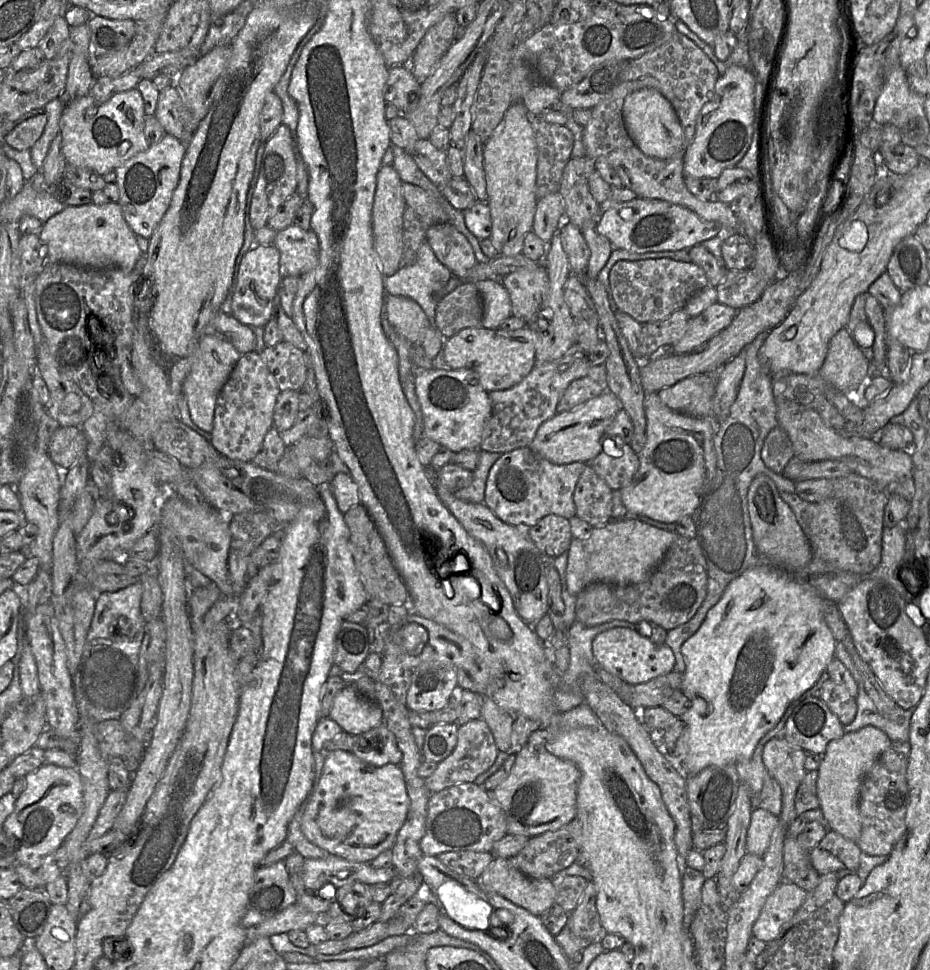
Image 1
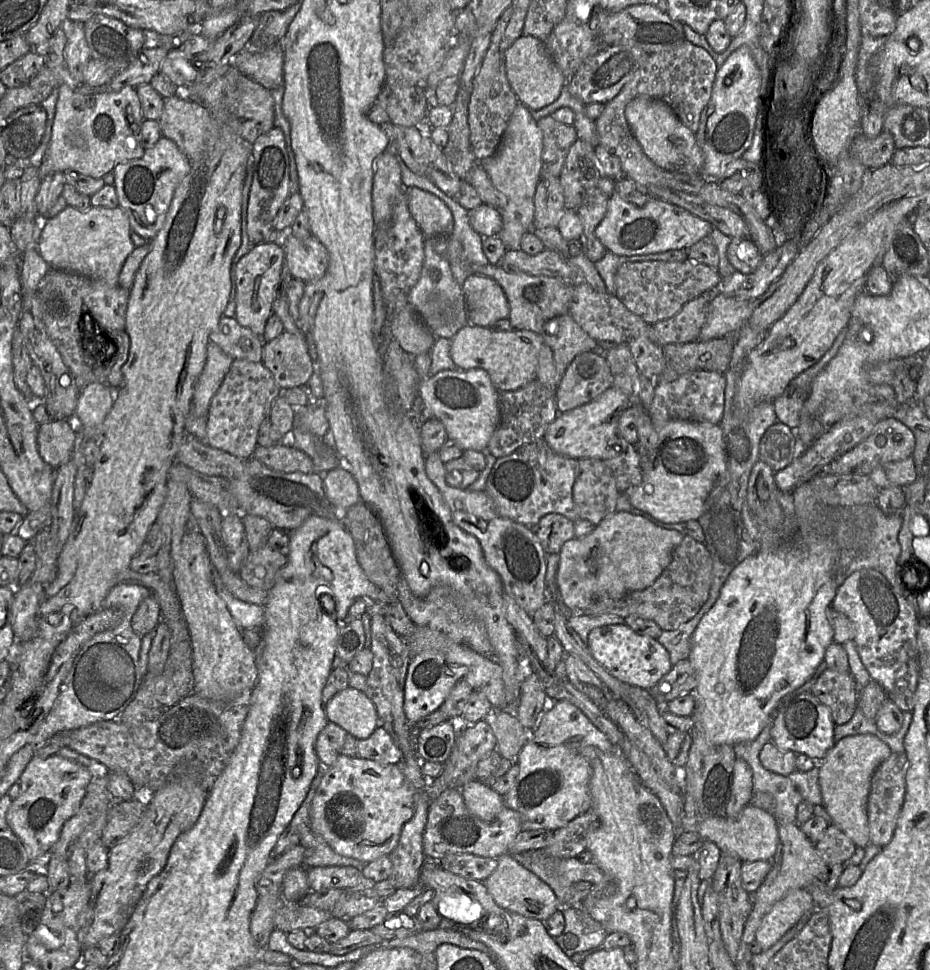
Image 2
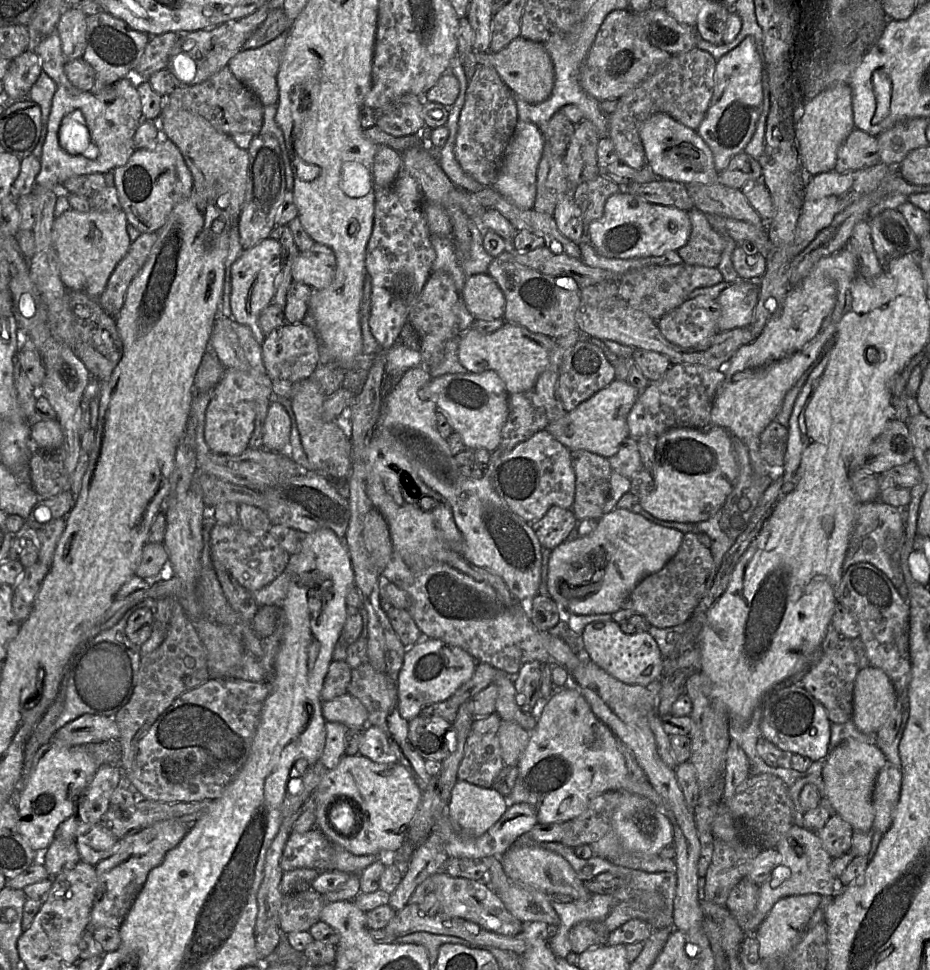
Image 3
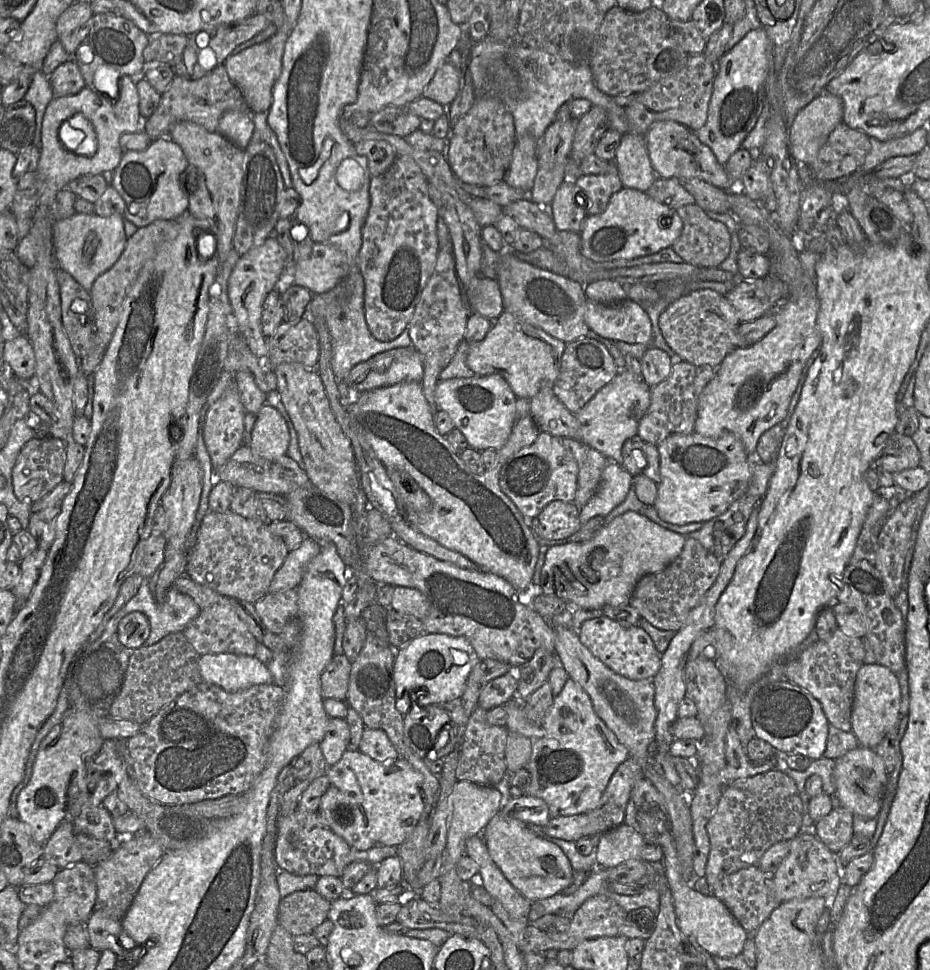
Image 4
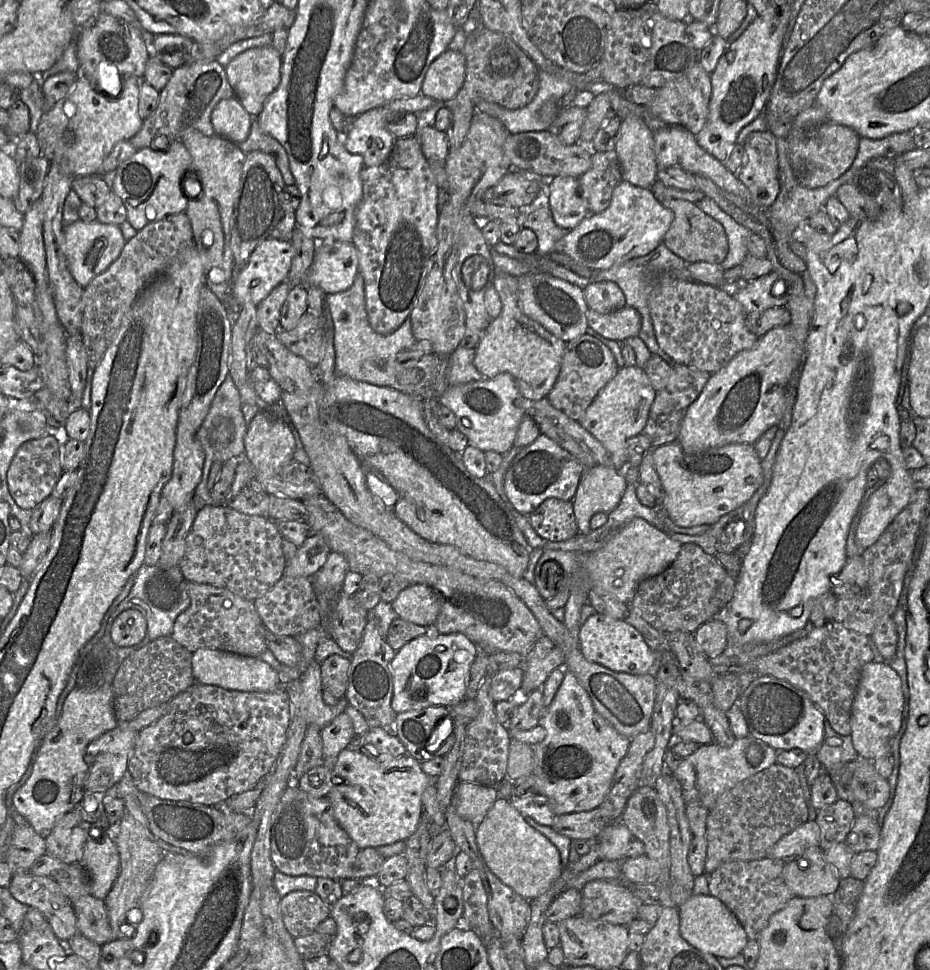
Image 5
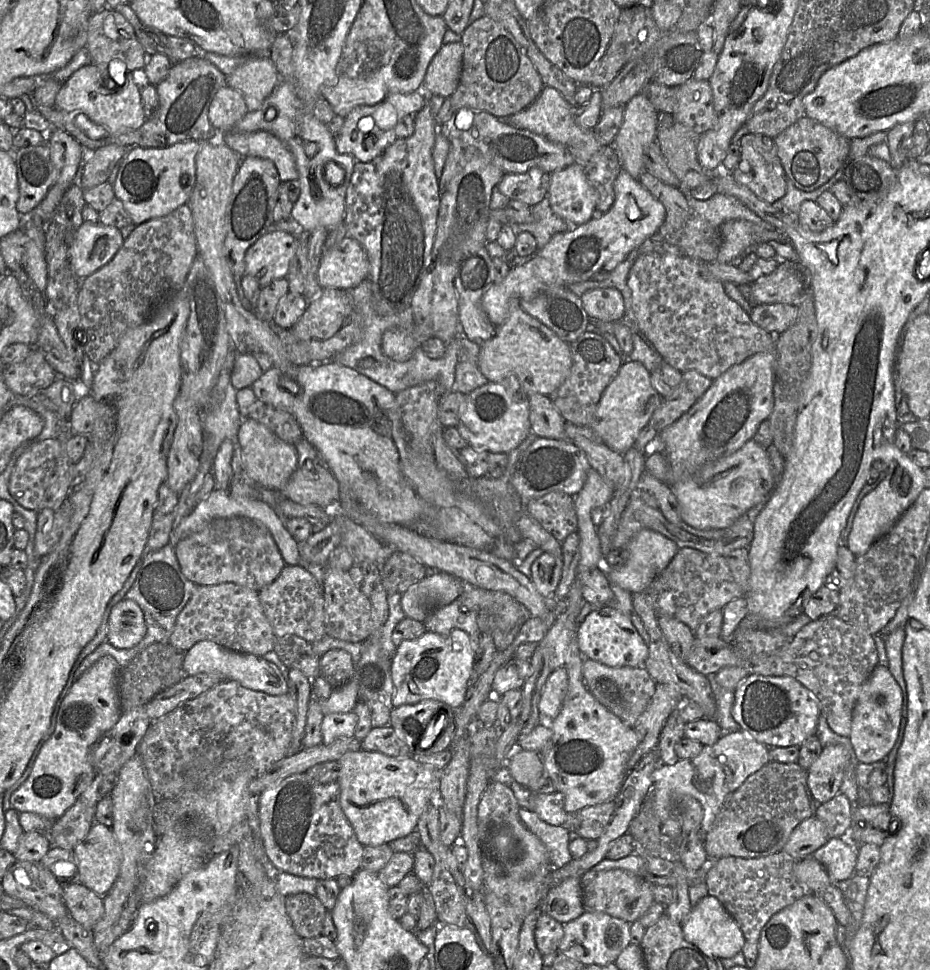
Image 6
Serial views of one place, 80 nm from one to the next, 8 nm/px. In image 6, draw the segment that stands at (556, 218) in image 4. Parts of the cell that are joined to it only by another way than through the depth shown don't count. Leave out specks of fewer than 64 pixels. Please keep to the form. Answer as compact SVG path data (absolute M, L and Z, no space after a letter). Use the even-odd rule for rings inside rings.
M577 162L551 174L547 197L553 212L571 228L588 223L597 213L599 194L587 180L584 165Z

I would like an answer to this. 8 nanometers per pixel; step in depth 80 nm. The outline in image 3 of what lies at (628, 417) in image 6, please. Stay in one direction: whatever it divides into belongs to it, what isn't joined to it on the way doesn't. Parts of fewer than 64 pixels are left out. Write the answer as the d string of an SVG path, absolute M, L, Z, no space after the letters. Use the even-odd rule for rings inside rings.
M614 379L574 410L550 422L546 430L570 451L587 450L605 458L612 457L618 453L622 441L629 437L627 417L639 394L627 380Z

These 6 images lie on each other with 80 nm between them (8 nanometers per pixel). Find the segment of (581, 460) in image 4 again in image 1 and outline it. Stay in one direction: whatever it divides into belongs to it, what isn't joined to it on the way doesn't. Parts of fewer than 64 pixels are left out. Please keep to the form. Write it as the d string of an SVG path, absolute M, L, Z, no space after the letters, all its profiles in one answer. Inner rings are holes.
M586 463L573 493L576 516L592 527L599 527L612 519L612 489Z

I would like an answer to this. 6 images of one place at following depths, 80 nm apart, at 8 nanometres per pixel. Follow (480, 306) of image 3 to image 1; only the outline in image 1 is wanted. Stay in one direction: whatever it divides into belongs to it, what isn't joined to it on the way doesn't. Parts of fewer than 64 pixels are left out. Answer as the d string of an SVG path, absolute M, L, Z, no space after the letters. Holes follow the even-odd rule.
M498 279L475 282L483 303L481 327L496 329L512 315L511 299L507 289Z

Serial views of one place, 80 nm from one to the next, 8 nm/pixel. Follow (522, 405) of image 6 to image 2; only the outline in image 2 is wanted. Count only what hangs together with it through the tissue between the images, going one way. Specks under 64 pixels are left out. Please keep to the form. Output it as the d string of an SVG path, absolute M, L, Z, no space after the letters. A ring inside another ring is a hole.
M482 369L444 370L436 375L421 379L418 388L426 413L444 425L448 439L453 440L463 451L486 451L488 443L500 422L499 394L493 386L489 374Z

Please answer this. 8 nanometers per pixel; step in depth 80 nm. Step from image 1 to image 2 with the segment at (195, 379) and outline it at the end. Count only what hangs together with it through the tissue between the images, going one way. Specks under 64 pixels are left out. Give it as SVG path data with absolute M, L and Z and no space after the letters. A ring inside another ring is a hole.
M208 342L205 365L198 377L192 399L196 416L207 418L211 400L233 362L234 360L217 344Z

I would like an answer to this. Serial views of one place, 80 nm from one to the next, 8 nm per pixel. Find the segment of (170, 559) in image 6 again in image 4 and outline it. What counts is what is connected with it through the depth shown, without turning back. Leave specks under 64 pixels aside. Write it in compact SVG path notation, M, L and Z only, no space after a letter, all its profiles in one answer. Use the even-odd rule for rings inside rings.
M143 579L136 594L117 612L125 614L140 611L149 620L150 633L144 646L151 646L164 636L183 631L199 614L199 606L192 597L170 587L163 603L156 601L149 586Z

